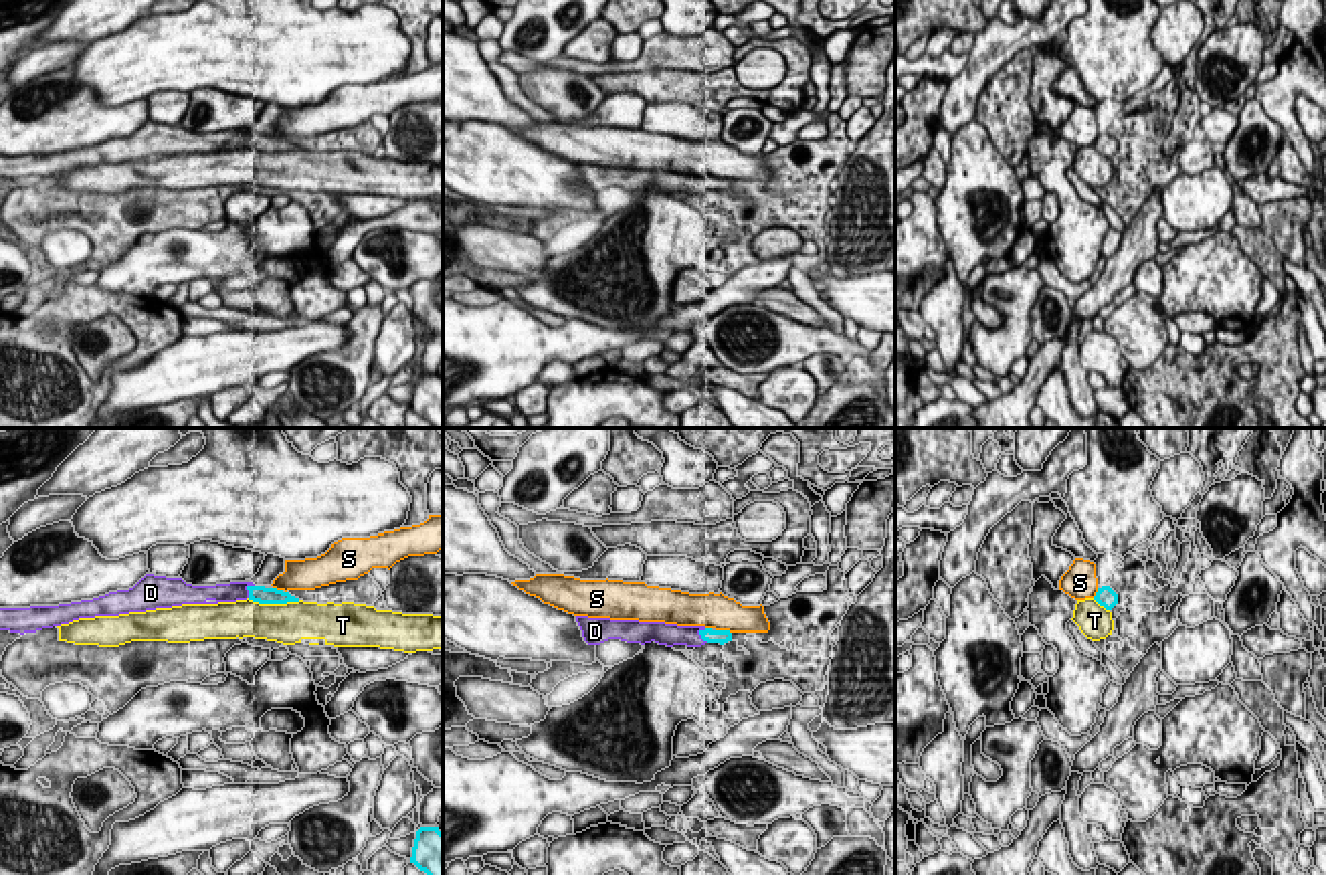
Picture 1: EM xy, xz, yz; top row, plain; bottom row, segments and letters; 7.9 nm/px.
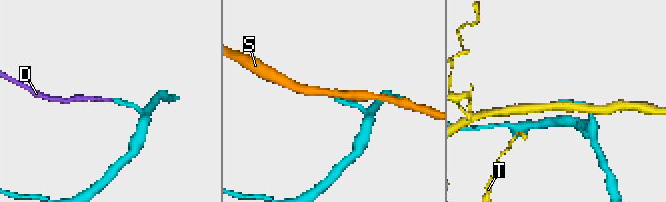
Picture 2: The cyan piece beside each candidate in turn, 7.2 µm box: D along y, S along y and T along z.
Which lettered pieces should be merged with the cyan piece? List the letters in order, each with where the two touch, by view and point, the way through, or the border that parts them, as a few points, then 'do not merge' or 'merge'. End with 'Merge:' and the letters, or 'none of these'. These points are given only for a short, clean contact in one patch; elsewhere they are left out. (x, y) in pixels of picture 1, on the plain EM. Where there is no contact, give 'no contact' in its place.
D: xz (702, 184) | merge
S: xz (724, 178) | do not merge
T: xy (273, 150) | do not merge
Merge: D

